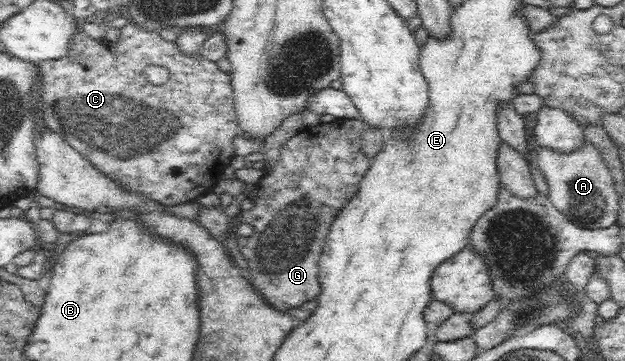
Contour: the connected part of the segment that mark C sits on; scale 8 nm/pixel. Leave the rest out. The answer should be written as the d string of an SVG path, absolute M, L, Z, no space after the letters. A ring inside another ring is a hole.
M128 22L127 25L120 28L118 40L105 41L95 40L90 36L82 33L81 29L73 34L69 42L69 51L58 60L42 61L39 66L39 76L42 78L42 98L44 112L44 127L62 135L62 138L77 150L84 158L87 158L98 170L101 170L106 177L118 183L124 191L140 193L152 198L152 201L160 203L164 207L175 206L189 201L194 202L195 198L201 197L205 193L212 192L213 187L217 184L222 170L230 165L234 158L234 138L236 136L246 137L246 132L238 125L236 120L236 109L234 108L233 90L230 82L230 75L222 71L214 61L204 58L200 52L184 55L176 41L168 41L160 36L158 31L146 30L134 22ZM149 64L156 66L165 66L169 70L169 79L163 85L154 85L146 79L144 69Z

